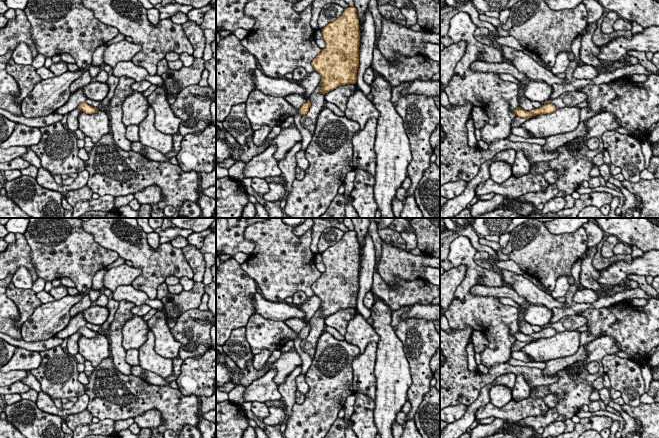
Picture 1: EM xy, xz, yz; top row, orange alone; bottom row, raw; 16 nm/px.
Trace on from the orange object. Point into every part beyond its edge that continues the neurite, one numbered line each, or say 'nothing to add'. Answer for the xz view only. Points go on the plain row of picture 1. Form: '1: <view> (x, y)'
1: xz (261, 333)

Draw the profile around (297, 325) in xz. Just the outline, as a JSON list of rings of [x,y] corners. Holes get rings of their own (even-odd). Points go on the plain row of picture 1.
[[[288,319],[288,320],[285,320],[284,323],[290,329],[292,329],[294,332],[298,334],[308,325],[308,323],[303,322],[300,319]]]

